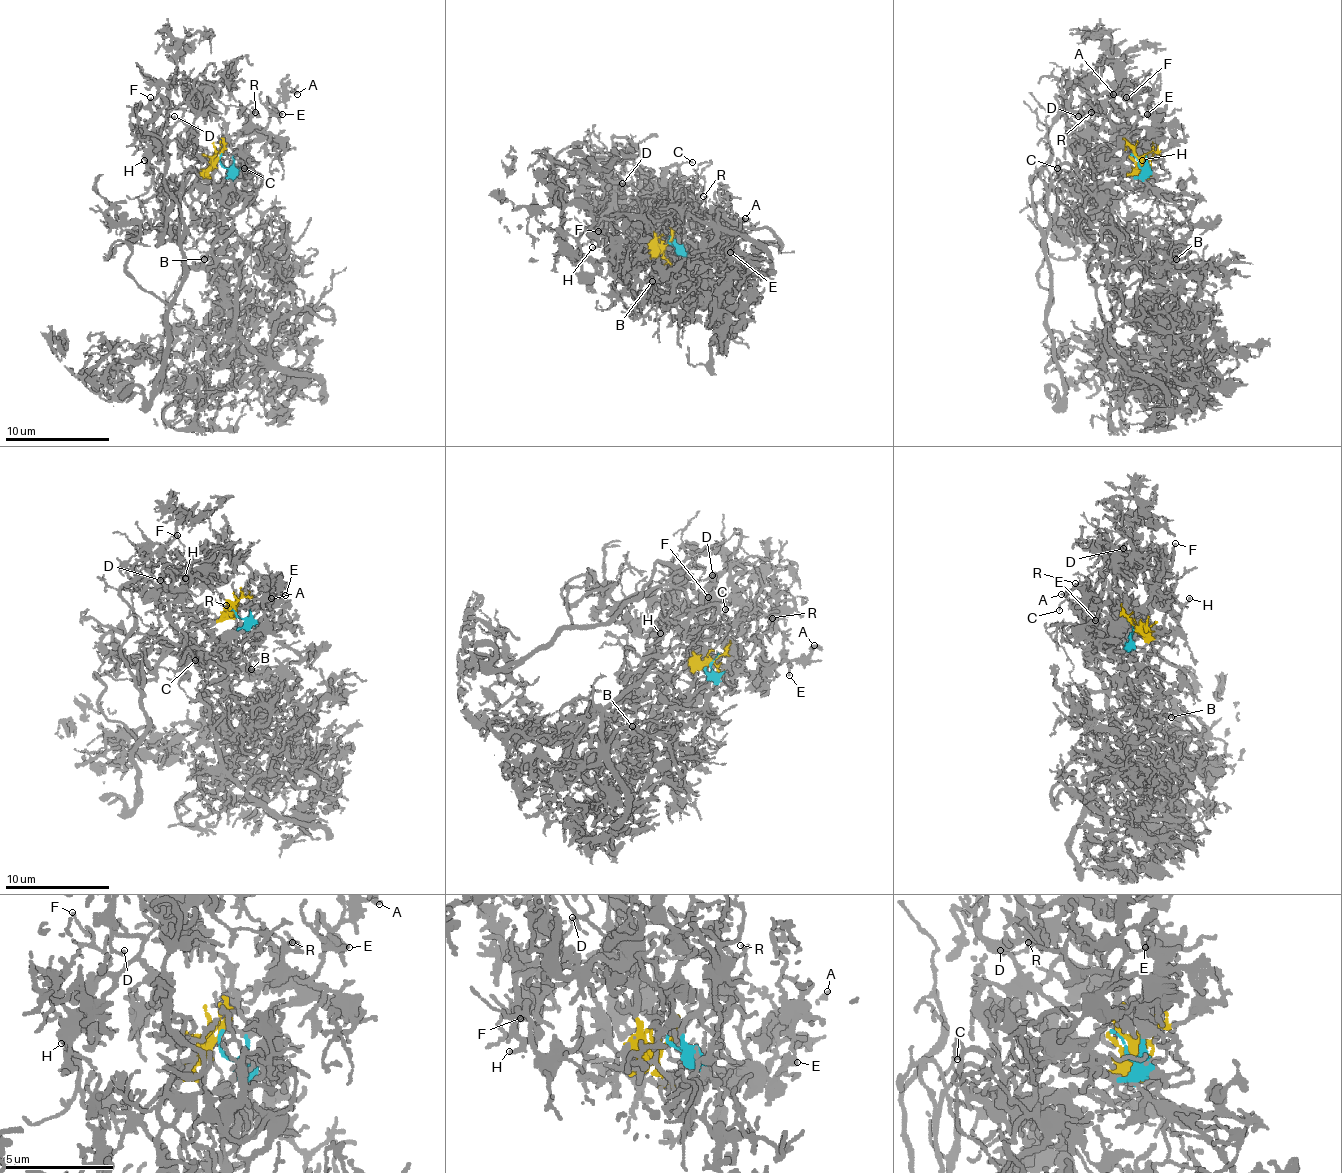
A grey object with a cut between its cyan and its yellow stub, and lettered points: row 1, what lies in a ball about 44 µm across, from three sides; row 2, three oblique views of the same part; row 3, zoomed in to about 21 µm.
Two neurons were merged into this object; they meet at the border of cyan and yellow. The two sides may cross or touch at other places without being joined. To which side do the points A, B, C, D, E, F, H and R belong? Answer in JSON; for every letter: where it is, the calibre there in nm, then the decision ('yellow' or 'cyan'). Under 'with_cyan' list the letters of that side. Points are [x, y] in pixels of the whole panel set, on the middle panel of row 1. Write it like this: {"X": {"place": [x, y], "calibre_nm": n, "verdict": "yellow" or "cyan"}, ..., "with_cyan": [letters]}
{"A": {"place": [745, 218], "calibre_nm": 170, "verdict": "cyan"}, "B": {"place": [652, 281], "calibre_nm": 200, "verdict": "cyan"}, "C": {"place": [692, 162], "calibre_nm": 140, "verdict": "cyan"}, "D": {"place": [622, 183], "calibre_nm": 120, "verdict": "yellow"}, "E": {"place": [730, 252], "calibre_nm": 130, "verdict": "cyan"}, "F": {"place": [598, 231], "calibre_nm": 120, "verdict": "yellow"}, "H": {"place": [592, 247], "calibre_nm": 190, "verdict": "yellow"}, "R": {"place": [703, 196], "calibre_nm": 100, "verdict": "cyan"}, "with_cyan": ["A", "B", "C", "E", "R"]}

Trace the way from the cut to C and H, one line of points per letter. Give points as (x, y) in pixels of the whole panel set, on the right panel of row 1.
C: (1135, 157), (1143, 170), (1137, 177), (1101, 167), (1096, 183), (1085, 188), (1080, 175), (1059, 159), (1057, 167)
H: (1135, 157), (1140, 159), (1132, 170), (1111, 175), (1080, 115), (1104, 107), (1109, 154), (1130, 170), (1143, 159)

